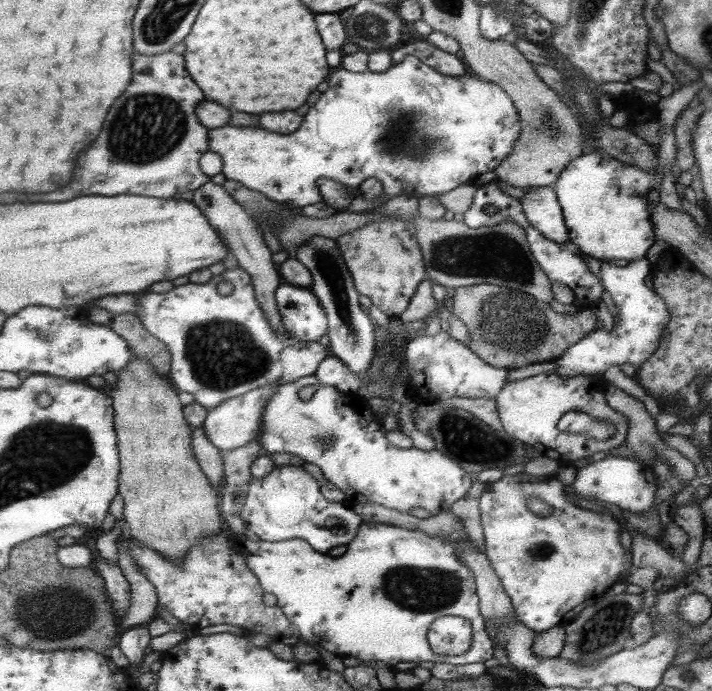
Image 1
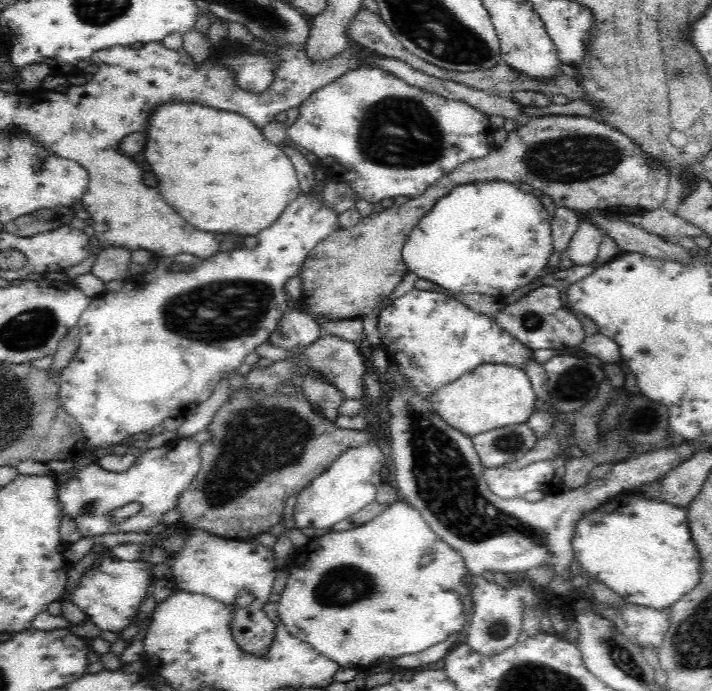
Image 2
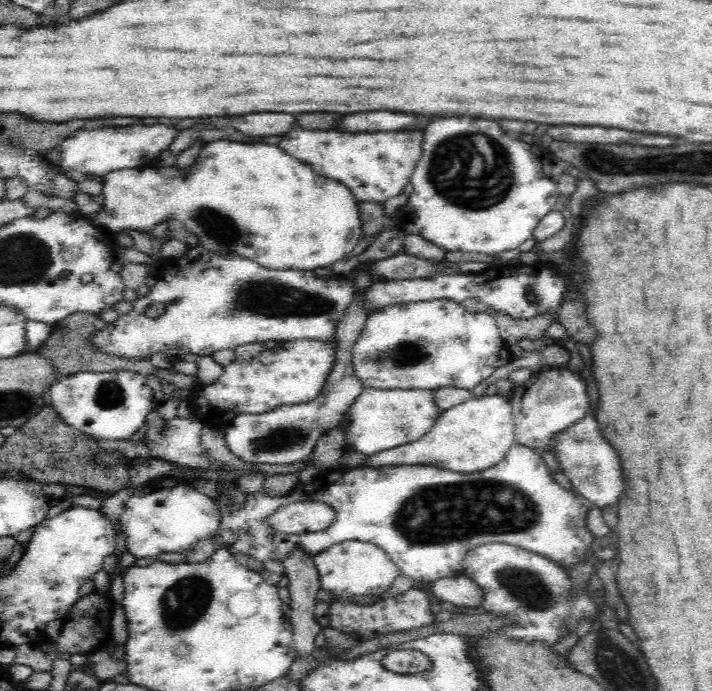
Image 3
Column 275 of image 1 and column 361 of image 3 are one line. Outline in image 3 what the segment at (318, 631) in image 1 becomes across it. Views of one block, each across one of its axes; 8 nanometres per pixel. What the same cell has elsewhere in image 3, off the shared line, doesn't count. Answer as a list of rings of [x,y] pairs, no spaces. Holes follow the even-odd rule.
[[[344,541],[329,546],[314,555],[319,572],[321,588],[329,590],[349,600],[352,595],[379,595],[392,585],[400,573],[396,563],[378,546],[371,542]]]

